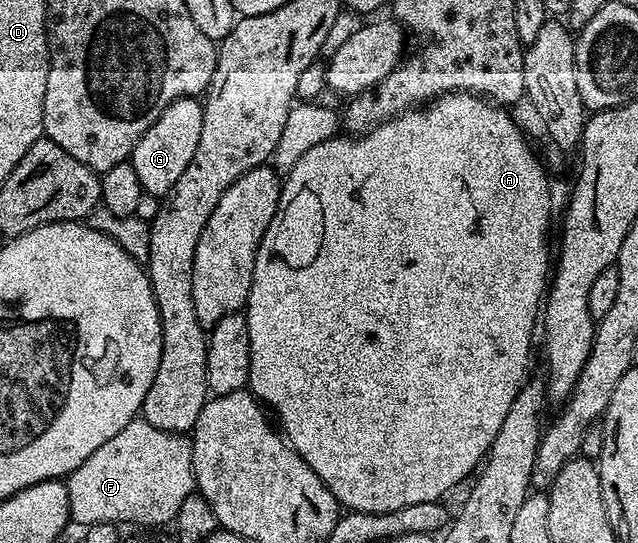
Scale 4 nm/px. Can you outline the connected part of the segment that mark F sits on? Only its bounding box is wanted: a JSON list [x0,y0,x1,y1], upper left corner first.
[67,418,195,525]

